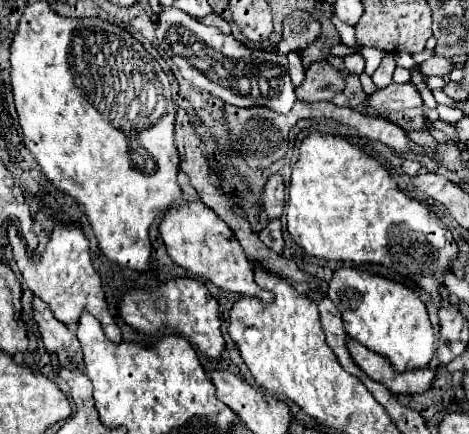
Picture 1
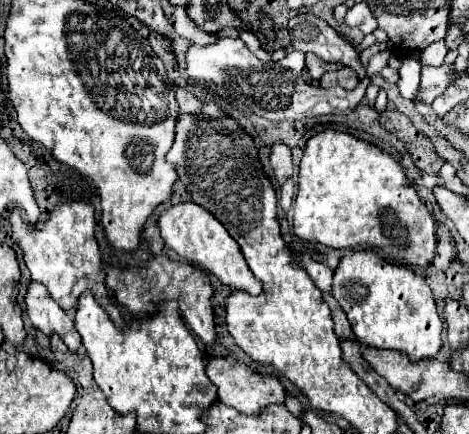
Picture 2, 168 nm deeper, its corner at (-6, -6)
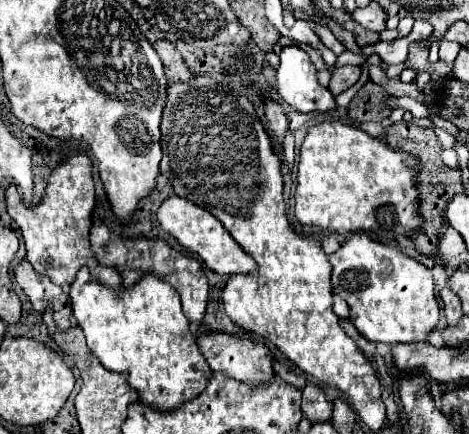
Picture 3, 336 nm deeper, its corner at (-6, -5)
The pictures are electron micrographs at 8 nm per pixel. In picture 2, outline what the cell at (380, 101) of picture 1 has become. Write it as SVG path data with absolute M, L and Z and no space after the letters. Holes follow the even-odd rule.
M423 66L421 68L421 86L419 86L419 94L413 102L423 102L423 104L433 104L433 100L443 94L443 90L451 84L451 76L453 74L453 66L439 66L439 68L431 68L431 66Z

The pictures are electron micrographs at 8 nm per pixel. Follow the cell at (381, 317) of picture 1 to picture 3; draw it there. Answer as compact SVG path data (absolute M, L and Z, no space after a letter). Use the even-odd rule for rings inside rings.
M353 233L333 255L329 255L329 263L333 265L333 275L331 275L333 293L337 293L347 301L347 305L351 307L351 323L369 341L375 343L425 341L427 333L437 325L439 305L433 293L433 277L431 271L421 261L397 251L395 247L373 241L367 233Z

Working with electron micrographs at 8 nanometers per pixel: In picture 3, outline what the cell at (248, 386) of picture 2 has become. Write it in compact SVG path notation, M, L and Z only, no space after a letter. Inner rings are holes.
M211 331L211 333L203 333L197 337L197 343L199 343L199 349L201 353L205 355L209 367L213 371L225 371L229 377L233 379L241 379L245 383L265 383L265 381L271 381L273 377L273 367L271 367L271 353L269 349L259 343L259 341L251 341L247 337L235 337L235 335L227 335L227 333L221 333L221 331Z

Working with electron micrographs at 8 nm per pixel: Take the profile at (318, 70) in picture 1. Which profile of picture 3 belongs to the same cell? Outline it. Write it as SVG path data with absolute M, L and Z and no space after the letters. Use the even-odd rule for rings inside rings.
M345 65L345 67L337 67L333 71L333 77L331 77L331 85L329 85L329 91L333 95L339 95L343 91L347 91L349 87L353 87L361 77L361 67L351 67L351 65Z

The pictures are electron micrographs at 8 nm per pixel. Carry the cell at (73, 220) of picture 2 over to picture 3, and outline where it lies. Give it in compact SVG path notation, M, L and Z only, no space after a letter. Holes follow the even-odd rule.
M77 153L51 171L45 195L37 205L27 205L21 199L21 195L17 195L15 185L9 185L5 195L7 195L7 211L23 233L27 245L27 261L33 265L35 271L47 275L53 283L63 285L75 281L75 275L81 267L89 267L91 275L97 277L97 281L103 281L109 287L121 285L121 275L117 273L117 269L101 265L89 243L95 189L93 189L91 159L87 153Z

